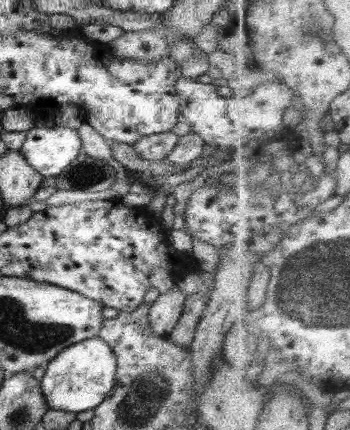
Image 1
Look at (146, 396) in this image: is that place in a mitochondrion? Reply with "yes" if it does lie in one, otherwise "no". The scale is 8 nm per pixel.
yes

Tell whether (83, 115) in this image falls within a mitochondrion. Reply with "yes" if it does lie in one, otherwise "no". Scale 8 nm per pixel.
no

